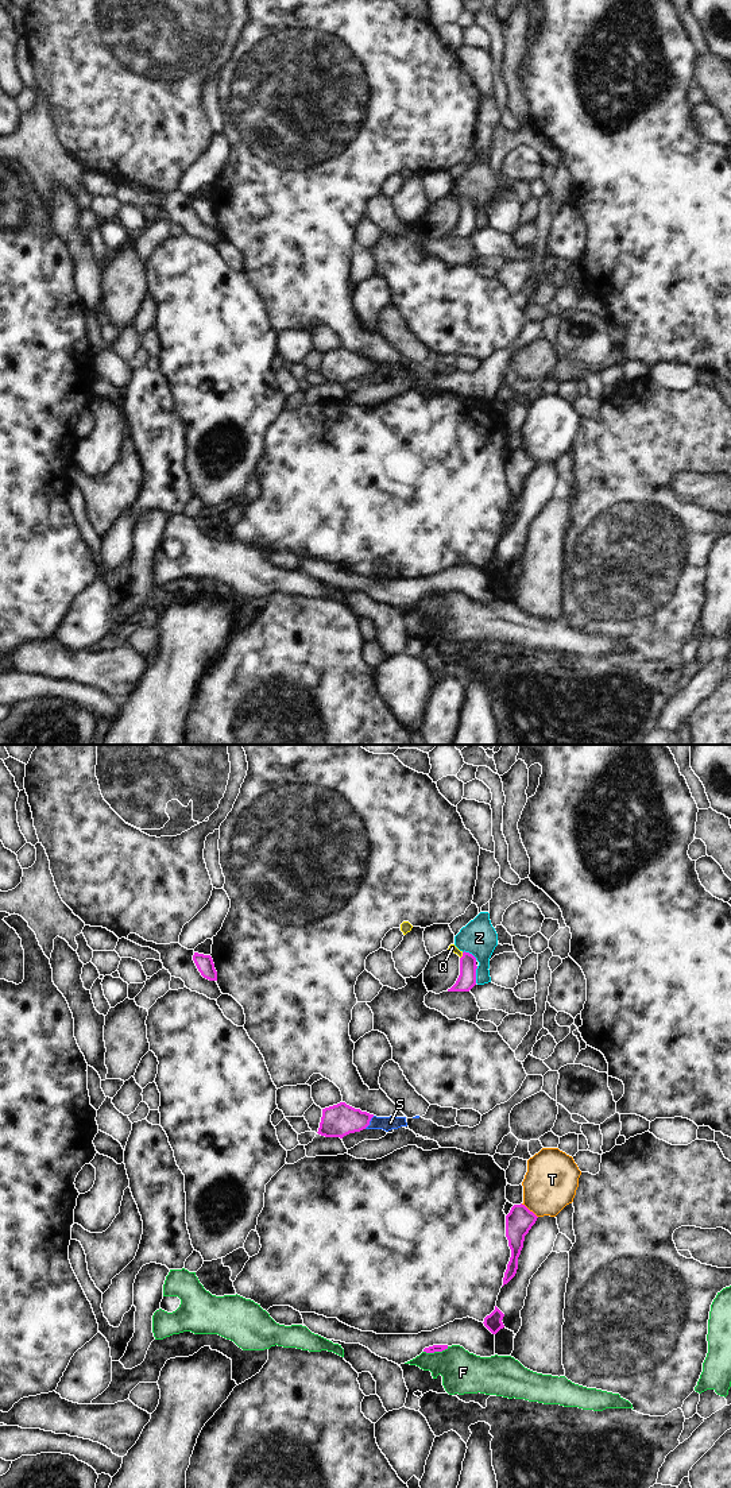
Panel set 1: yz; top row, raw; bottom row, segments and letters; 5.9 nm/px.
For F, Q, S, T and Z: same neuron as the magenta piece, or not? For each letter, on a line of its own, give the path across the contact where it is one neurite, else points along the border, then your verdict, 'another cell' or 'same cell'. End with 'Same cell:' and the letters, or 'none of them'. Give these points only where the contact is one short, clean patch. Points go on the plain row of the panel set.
F: another cell
Q: runs through yz (467, 224), (463, 200), (452, 192); same cell
S: runs through yz (339, 364), (368, 367), (390, 367); same cell
T: border along yz (521, 448), (537, 462); another cell
Z: another cell
Same cell: Q, S

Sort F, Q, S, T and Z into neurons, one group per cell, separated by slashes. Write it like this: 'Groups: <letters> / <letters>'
Groups: F / Q S / T / Z

